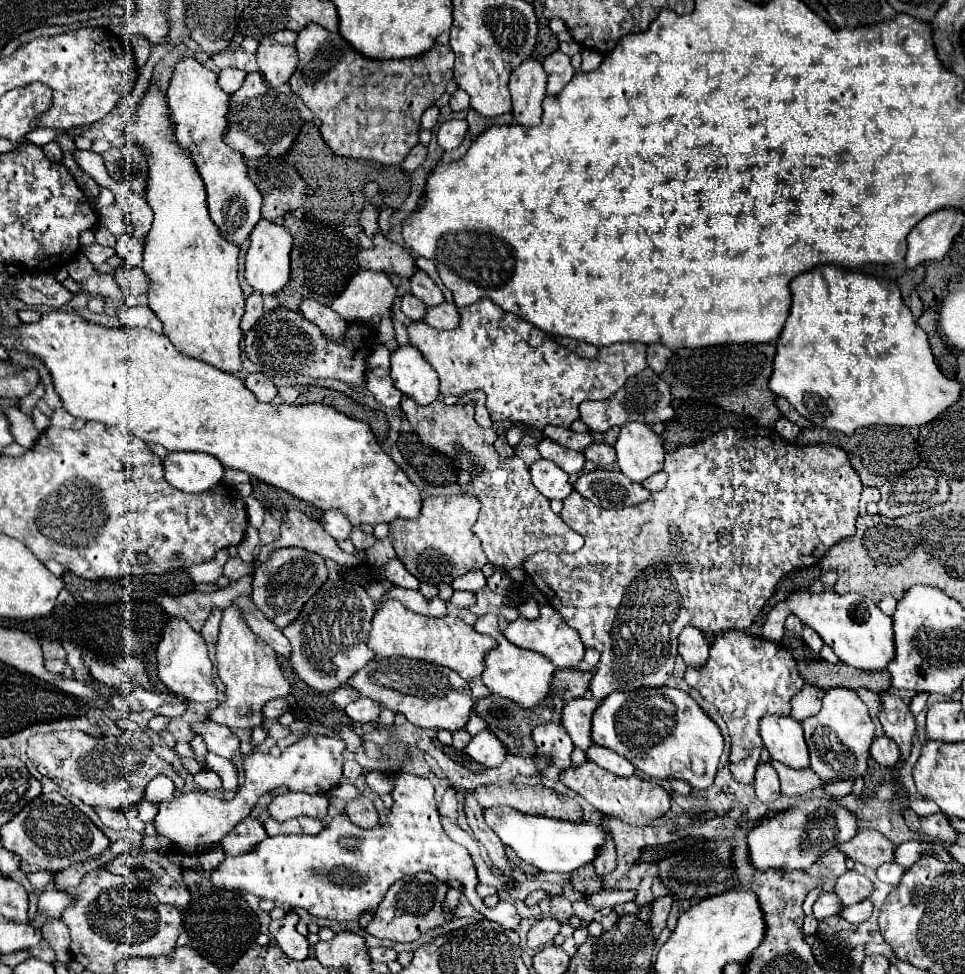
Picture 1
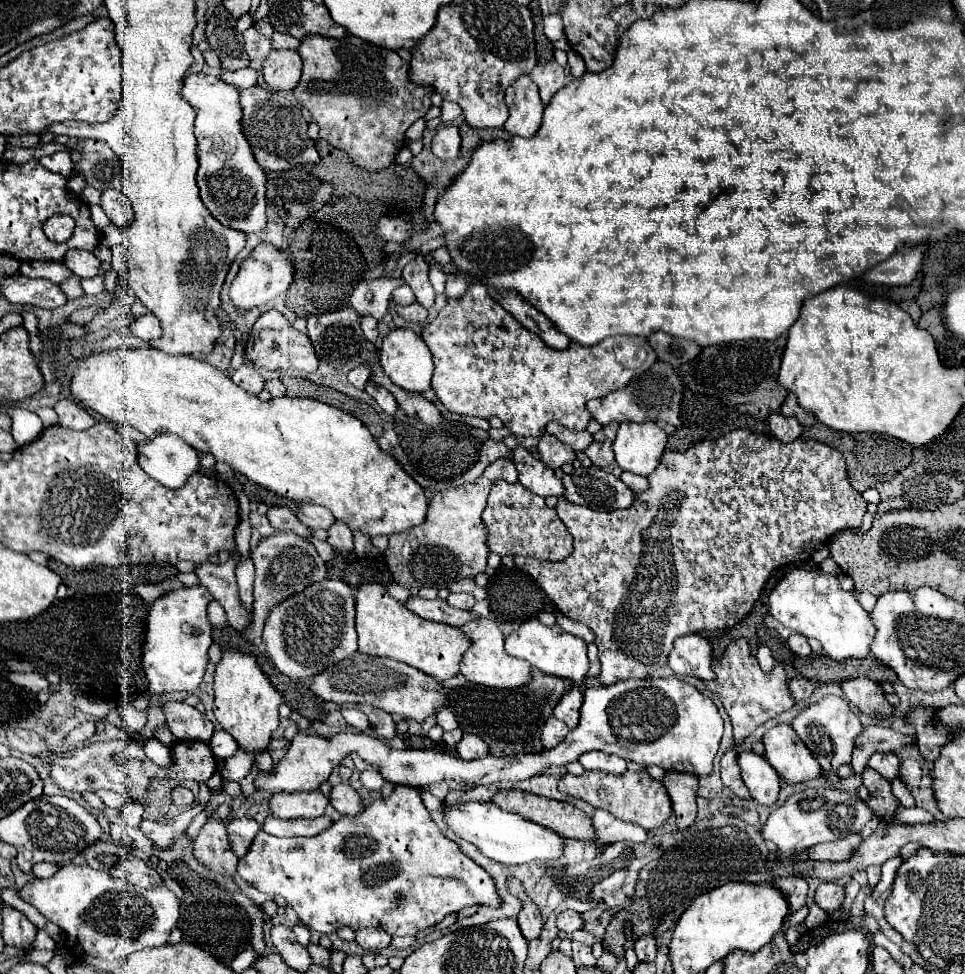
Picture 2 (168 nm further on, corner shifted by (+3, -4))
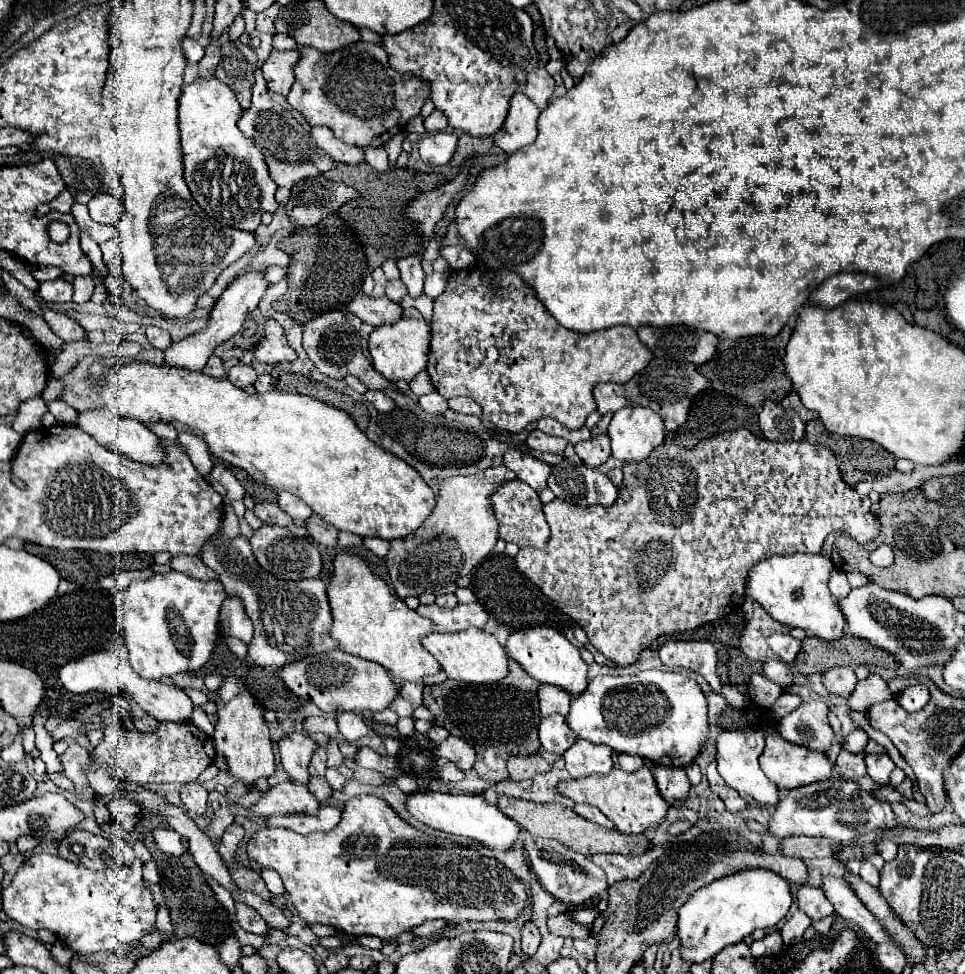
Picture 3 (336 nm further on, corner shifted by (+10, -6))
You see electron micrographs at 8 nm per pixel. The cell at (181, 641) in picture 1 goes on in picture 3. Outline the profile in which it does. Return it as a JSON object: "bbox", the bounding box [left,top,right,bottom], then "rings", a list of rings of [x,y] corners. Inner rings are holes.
{"bbox":[117,570,227,680],"rings":[[[175,570],[167,574],[155,574],[147,580],[135,580],[123,592],[119,592],[117,600],[121,614],[121,630],[129,650],[129,662],[137,670],[137,674],[143,678],[159,680],[161,676],[173,676],[179,672],[201,668],[209,660],[219,638],[217,620],[225,598],[227,594],[223,590],[223,584],[219,584],[217,580],[203,582]]]}

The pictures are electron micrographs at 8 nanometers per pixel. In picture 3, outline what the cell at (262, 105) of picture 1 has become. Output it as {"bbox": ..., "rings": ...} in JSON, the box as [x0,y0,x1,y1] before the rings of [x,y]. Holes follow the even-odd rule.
{"bbox":[239,70,335,204],"rings":[[[255,70],[253,106],[243,112],[243,116],[239,120],[239,130],[247,138],[253,138],[255,144],[261,146],[261,150],[265,154],[265,162],[267,162],[269,172],[271,172],[271,178],[279,186],[277,196],[275,196],[279,204],[285,204],[291,198],[291,188],[295,182],[321,176],[323,172],[329,172],[335,168],[335,160],[315,144],[315,140],[309,132],[309,126],[299,124],[289,110],[281,108],[277,102],[271,100],[261,70]]]}

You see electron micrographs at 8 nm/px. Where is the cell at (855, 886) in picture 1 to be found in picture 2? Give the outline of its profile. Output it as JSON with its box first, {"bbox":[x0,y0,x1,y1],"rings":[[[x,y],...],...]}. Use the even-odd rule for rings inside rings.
{"bbox":[814,882,844,914],"rings":[[[822,882],[822,884],[818,886],[818,890],[816,890],[814,900],[816,900],[816,904],[818,904],[824,912],[832,914],[834,910],[842,908],[844,888],[842,888],[840,884],[836,884],[836,882]]]}

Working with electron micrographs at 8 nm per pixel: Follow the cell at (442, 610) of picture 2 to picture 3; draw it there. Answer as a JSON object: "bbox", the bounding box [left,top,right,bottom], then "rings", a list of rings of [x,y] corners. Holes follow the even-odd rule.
{"bbox":[417,602,489,632],"rings":[[[479,602],[457,604],[451,610],[431,604],[431,606],[419,606],[417,612],[423,618],[429,618],[435,624],[437,632],[461,632],[467,628],[483,628],[489,620],[487,610]]]}

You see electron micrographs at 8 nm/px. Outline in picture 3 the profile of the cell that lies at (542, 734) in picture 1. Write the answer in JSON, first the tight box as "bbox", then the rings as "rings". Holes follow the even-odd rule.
{"bbox":[539,714,577,756],"rings":[[[555,714],[555,716],[547,716],[547,718],[541,720],[539,740],[541,740],[541,746],[547,752],[553,752],[555,756],[561,756],[569,746],[573,746],[573,742],[577,738],[575,738],[573,730],[567,726],[565,716]]]}

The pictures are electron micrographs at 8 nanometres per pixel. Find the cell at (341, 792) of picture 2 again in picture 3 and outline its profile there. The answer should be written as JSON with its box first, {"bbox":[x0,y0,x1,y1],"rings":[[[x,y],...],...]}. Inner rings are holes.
{"bbox":[307,776,333,804],"rings":[[[311,776],[311,780],[307,782],[307,788],[315,798],[319,798],[321,804],[325,804],[331,798],[331,792],[333,792],[333,788],[325,782],[323,776]]]}

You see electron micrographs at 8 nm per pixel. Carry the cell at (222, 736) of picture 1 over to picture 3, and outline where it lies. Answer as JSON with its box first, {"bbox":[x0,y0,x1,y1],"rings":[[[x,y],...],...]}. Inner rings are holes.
{"bbox":[59,650,193,722],"rings":[[[95,650],[95,652],[89,652],[85,656],[77,658],[77,660],[71,660],[67,666],[63,666],[59,670],[59,678],[61,678],[61,684],[73,694],[97,690],[97,692],[107,692],[111,696],[127,696],[129,700],[139,704],[155,720],[187,722],[191,718],[193,702],[189,700],[185,690],[163,684],[163,682],[141,678],[139,674],[135,674],[129,660],[119,658],[117,652],[113,652],[113,650]]]}

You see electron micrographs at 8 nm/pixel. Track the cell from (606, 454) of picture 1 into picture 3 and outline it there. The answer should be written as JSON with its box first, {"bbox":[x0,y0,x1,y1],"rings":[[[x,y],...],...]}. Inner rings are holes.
{"bbox":[575,434,611,468],"rings":[[[599,434],[587,442],[579,442],[575,444],[575,452],[577,456],[591,468],[597,468],[601,464],[607,462],[607,458],[611,456],[611,446],[609,446],[609,436],[607,434]]]}

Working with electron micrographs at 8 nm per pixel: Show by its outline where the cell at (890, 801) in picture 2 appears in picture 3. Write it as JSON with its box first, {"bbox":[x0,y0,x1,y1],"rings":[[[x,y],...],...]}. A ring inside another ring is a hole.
{"bbox":[837,750,865,780],"rings":[[[841,750],[841,754],[837,756],[837,766],[839,766],[839,772],[845,776],[845,778],[851,778],[851,780],[859,780],[861,776],[865,776],[865,754],[851,754],[847,750]]]}

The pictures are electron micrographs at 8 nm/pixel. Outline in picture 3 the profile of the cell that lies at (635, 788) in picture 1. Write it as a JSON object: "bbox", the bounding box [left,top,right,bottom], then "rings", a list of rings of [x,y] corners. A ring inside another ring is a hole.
{"bbox":[559,768,669,834],"rings":[[[613,768],[607,776],[587,776],[579,780],[565,780],[559,784],[559,790],[569,796],[573,802],[585,802],[597,806],[621,834],[641,834],[649,826],[663,822],[669,804],[663,800],[657,782],[649,768],[639,768],[637,772],[623,772]]]}

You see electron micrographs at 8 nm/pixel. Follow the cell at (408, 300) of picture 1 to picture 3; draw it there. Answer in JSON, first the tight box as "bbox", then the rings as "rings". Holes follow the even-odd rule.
{"bbox":[387,278,407,302],"rings":[[[399,278],[387,282],[387,298],[389,298],[389,300],[399,302],[405,294],[407,294],[407,288],[405,288],[405,284],[403,284]]]}

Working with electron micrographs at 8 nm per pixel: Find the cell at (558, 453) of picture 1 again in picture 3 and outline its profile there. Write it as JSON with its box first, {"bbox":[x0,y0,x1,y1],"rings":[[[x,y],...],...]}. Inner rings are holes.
{"bbox":[527,430,567,454],"rings":[[[533,430],[527,436],[527,446],[533,448],[533,450],[537,450],[537,452],[555,452],[555,454],[561,454],[565,450],[567,442],[563,438],[547,436],[541,430]]]}

